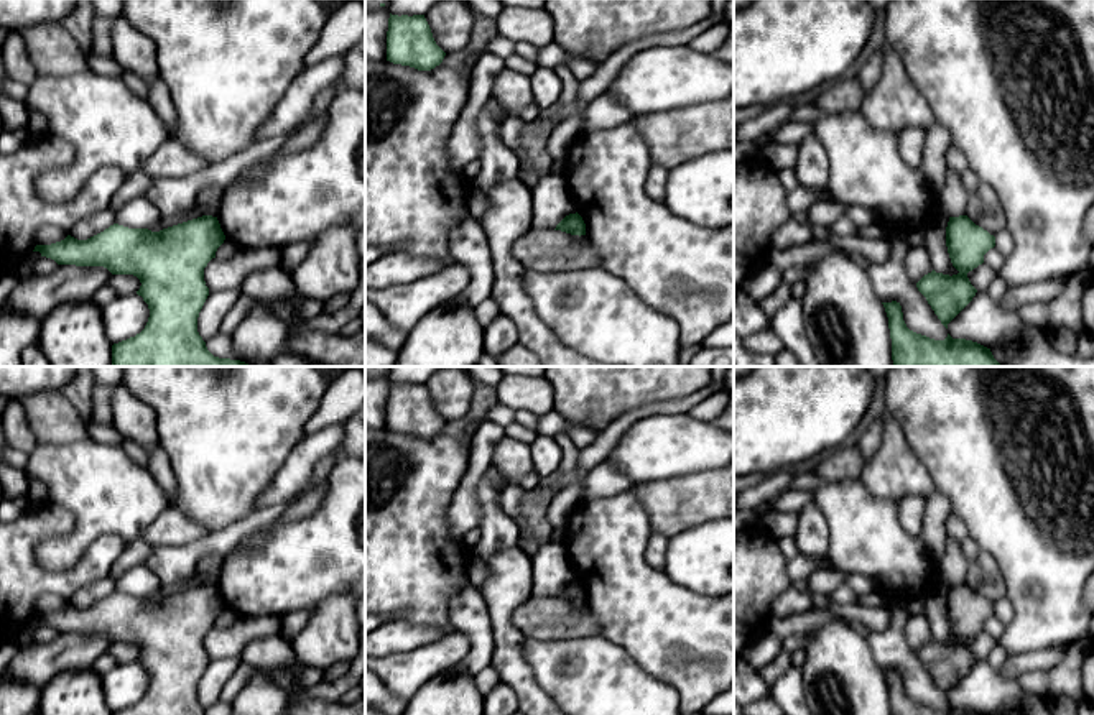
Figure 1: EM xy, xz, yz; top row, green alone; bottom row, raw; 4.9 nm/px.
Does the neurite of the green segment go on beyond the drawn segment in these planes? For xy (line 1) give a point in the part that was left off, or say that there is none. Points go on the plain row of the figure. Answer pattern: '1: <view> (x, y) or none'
1: none

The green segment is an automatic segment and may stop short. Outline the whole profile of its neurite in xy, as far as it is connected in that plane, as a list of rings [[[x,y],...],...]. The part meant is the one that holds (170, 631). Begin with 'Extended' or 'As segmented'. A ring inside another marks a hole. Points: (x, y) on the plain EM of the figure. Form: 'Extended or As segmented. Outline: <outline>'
As segmented. Outline: [[[202,584],[160,600],[114,592],[87,608],[67,603],[51,613],[36,613],[33,620],[58,633],[104,634],[112,643],[133,643],[140,648],[137,662],[148,672],[148,690],[140,702],[112,715],[206,715],[197,700],[197,685],[209,664],[204,636],[216,626],[224,608],[217,585]]]

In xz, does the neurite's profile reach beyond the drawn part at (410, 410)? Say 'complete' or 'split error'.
complete

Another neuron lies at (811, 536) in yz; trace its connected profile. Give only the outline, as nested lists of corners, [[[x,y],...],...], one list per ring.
[[[813,500],[800,513],[798,554],[824,562],[829,559],[829,526],[823,508]]]

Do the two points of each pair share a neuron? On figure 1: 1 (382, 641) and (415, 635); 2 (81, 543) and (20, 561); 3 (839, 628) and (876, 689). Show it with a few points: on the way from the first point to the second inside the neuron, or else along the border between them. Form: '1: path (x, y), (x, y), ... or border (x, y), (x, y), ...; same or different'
1: path (390, 638), (407, 636); same
2: border (68, 533), (37, 546), (41, 567); different
3: path (839, 643), (839, 653), (861, 674); same

